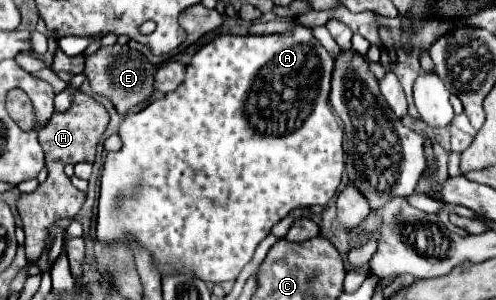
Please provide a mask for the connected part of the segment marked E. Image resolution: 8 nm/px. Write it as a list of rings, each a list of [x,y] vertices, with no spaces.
[[[109,45],[109,47],[101,47],[97,53],[87,57],[87,65],[85,65],[85,75],[87,81],[91,85],[91,89],[101,95],[107,97],[119,115],[125,115],[131,107],[147,101],[153,95],[153,85],[155,85],[155,71],[157,67],[147,61],[139,51],[131,51],[129,45]]]

